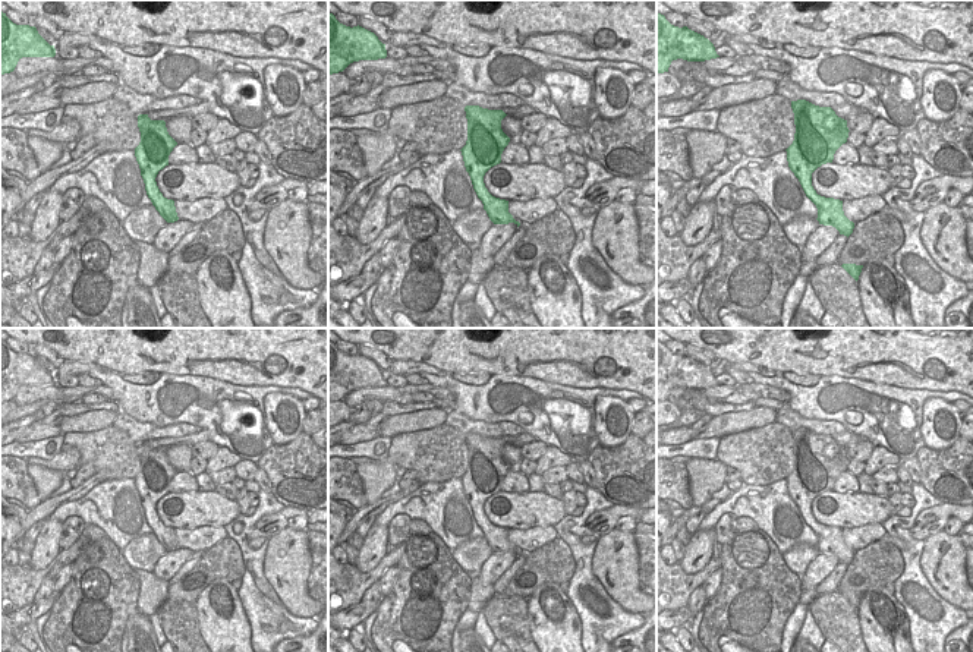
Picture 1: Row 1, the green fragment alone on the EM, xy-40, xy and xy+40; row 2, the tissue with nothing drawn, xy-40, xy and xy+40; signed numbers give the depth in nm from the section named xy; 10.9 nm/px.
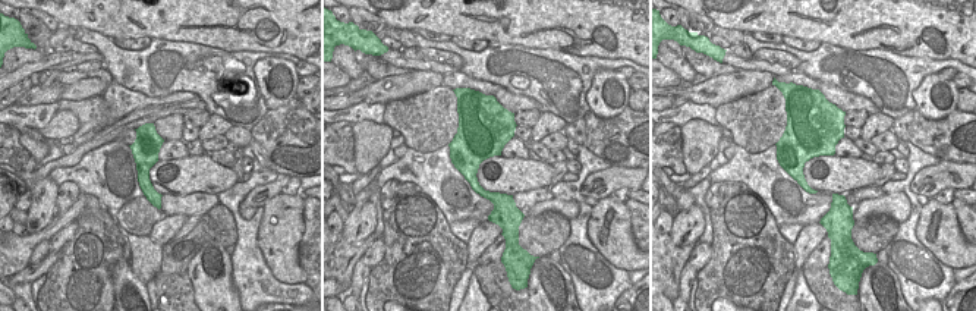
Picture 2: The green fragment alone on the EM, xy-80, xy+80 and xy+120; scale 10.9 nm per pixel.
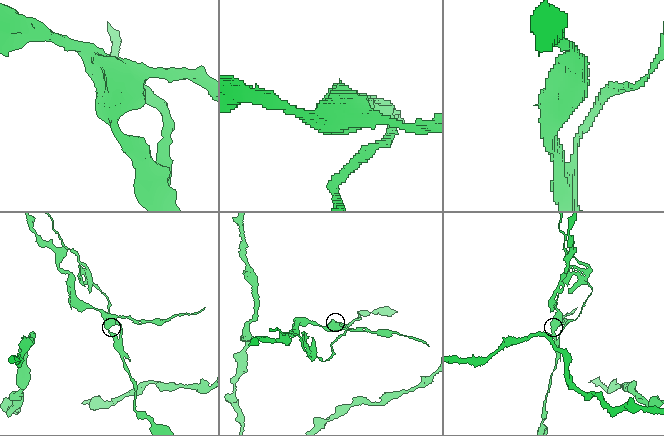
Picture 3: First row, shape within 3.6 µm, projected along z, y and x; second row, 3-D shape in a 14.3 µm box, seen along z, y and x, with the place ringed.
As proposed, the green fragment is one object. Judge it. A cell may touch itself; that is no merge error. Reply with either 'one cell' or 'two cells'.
two cells

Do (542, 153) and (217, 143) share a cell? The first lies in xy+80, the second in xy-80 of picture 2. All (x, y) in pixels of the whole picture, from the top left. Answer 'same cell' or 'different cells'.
different cells

